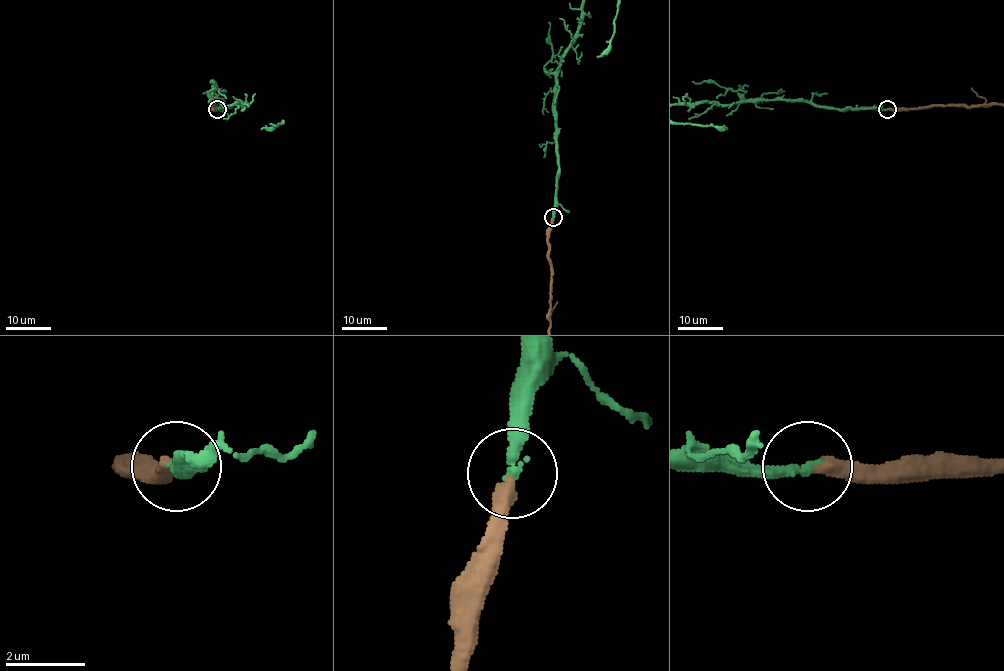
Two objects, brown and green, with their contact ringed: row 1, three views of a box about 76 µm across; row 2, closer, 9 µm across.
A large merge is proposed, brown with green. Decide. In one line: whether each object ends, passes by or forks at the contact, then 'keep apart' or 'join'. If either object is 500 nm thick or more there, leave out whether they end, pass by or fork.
brown ends there; green ends there; join

